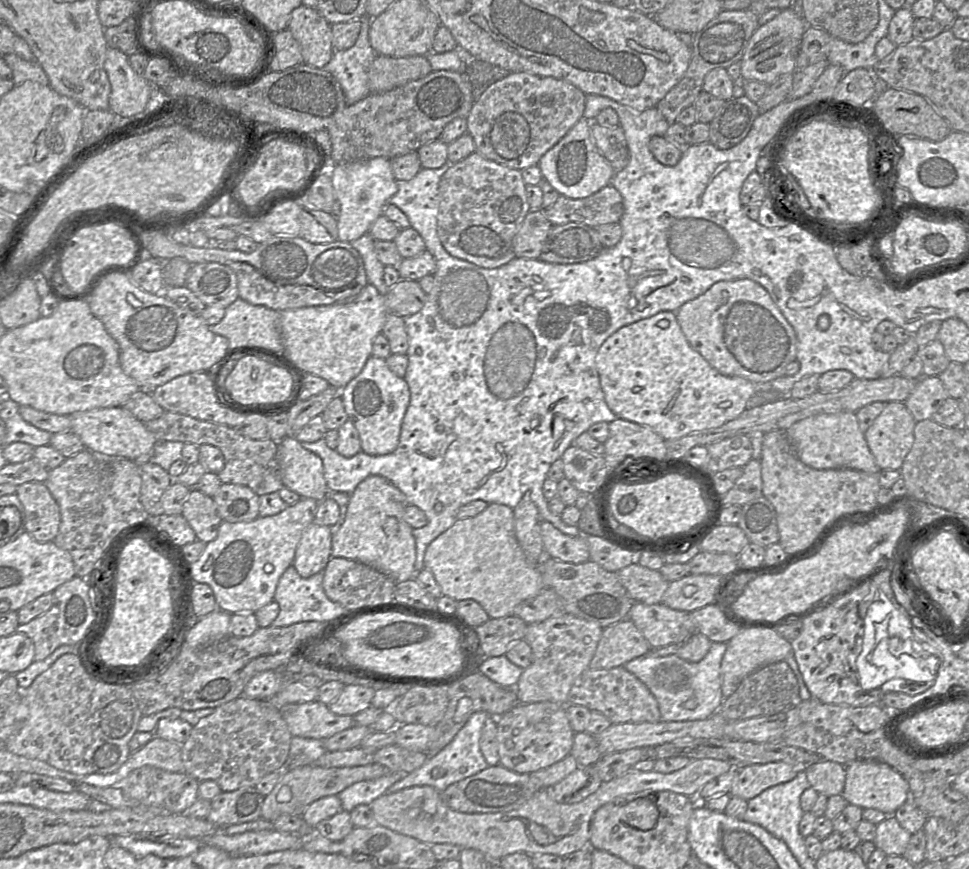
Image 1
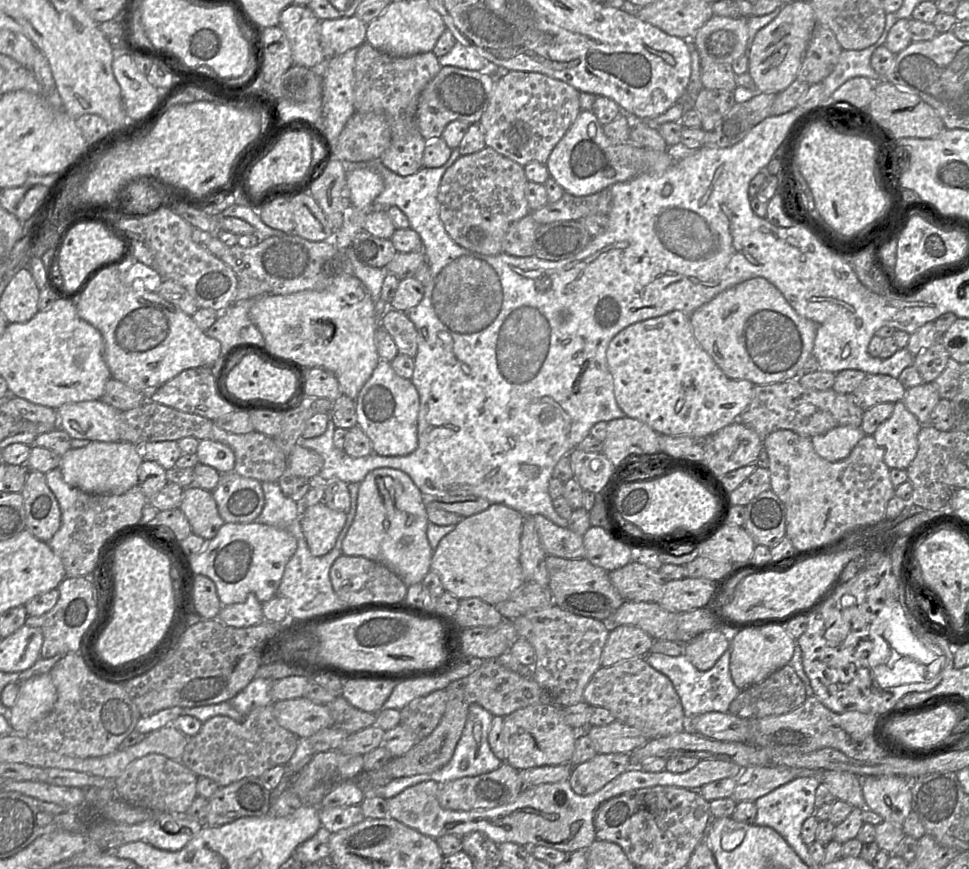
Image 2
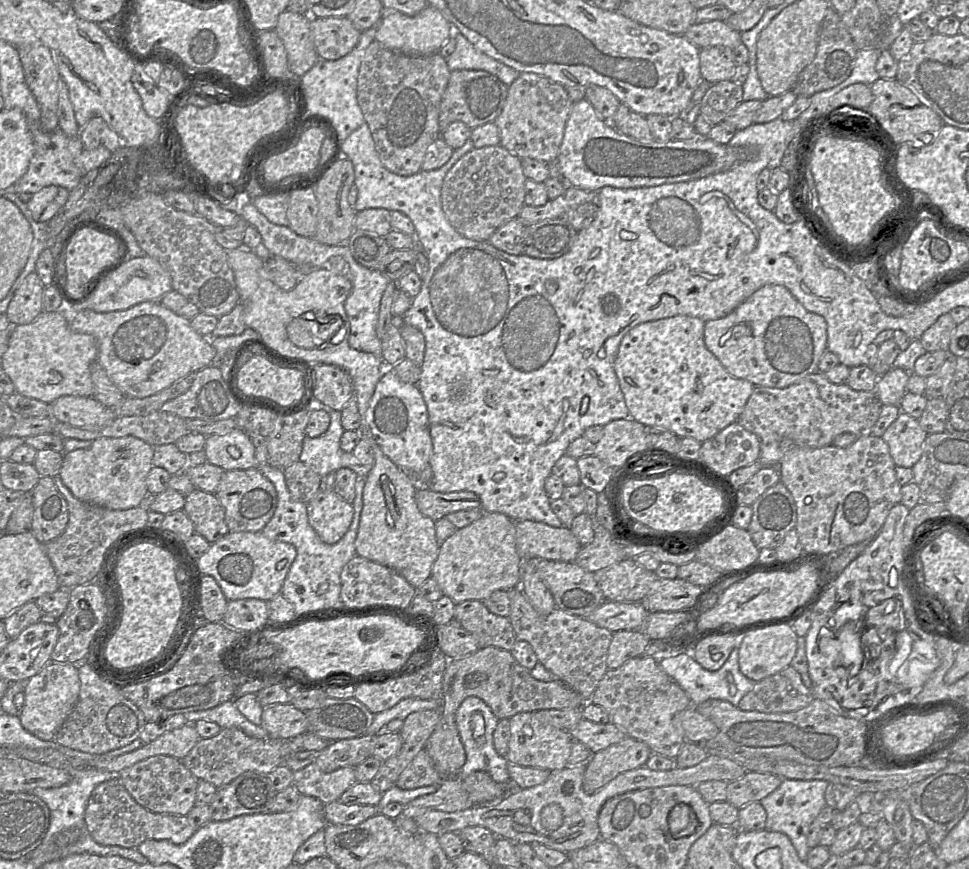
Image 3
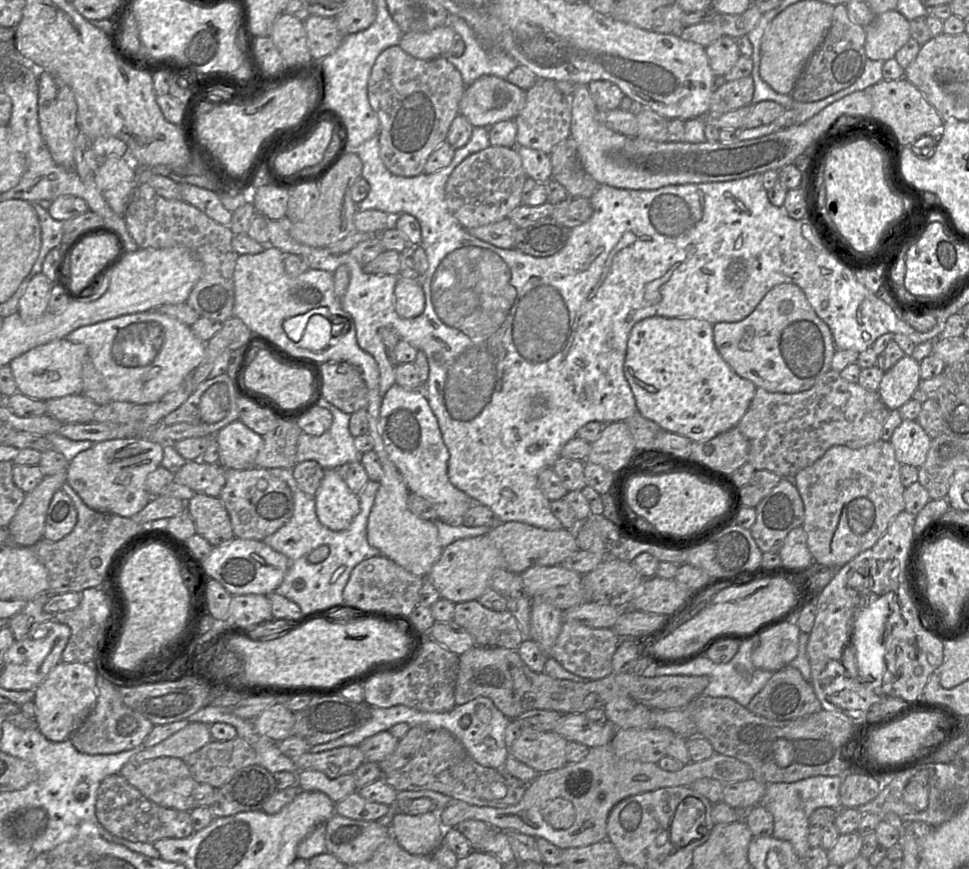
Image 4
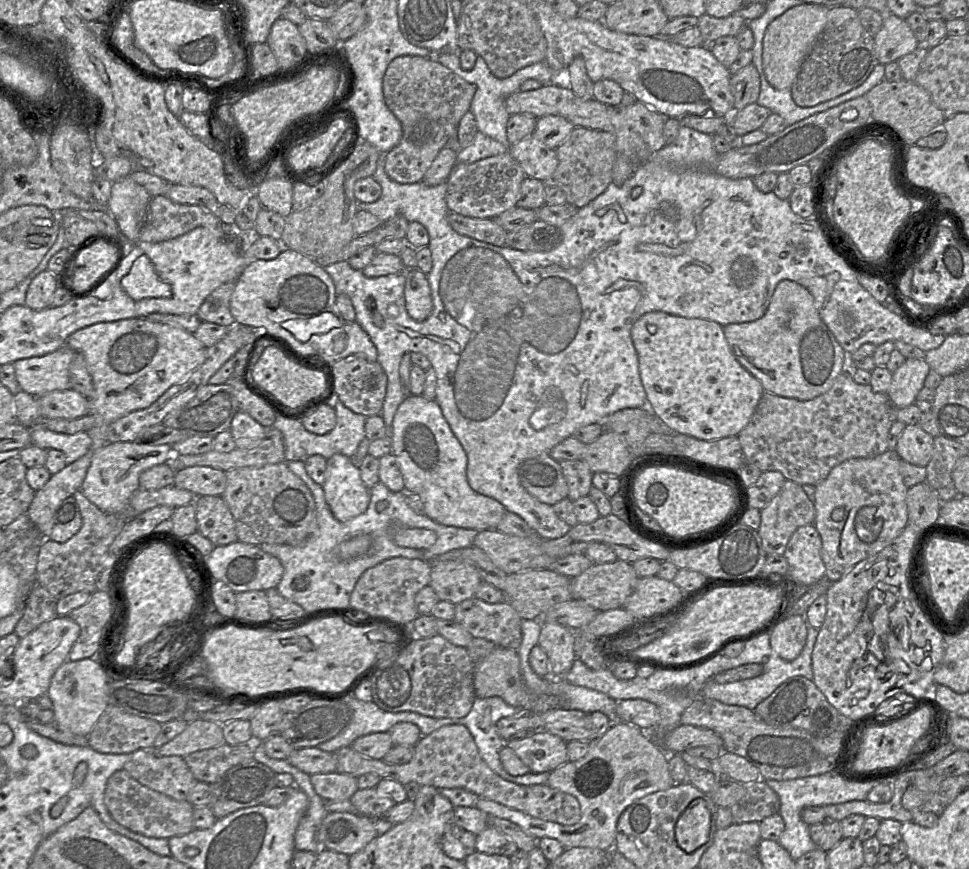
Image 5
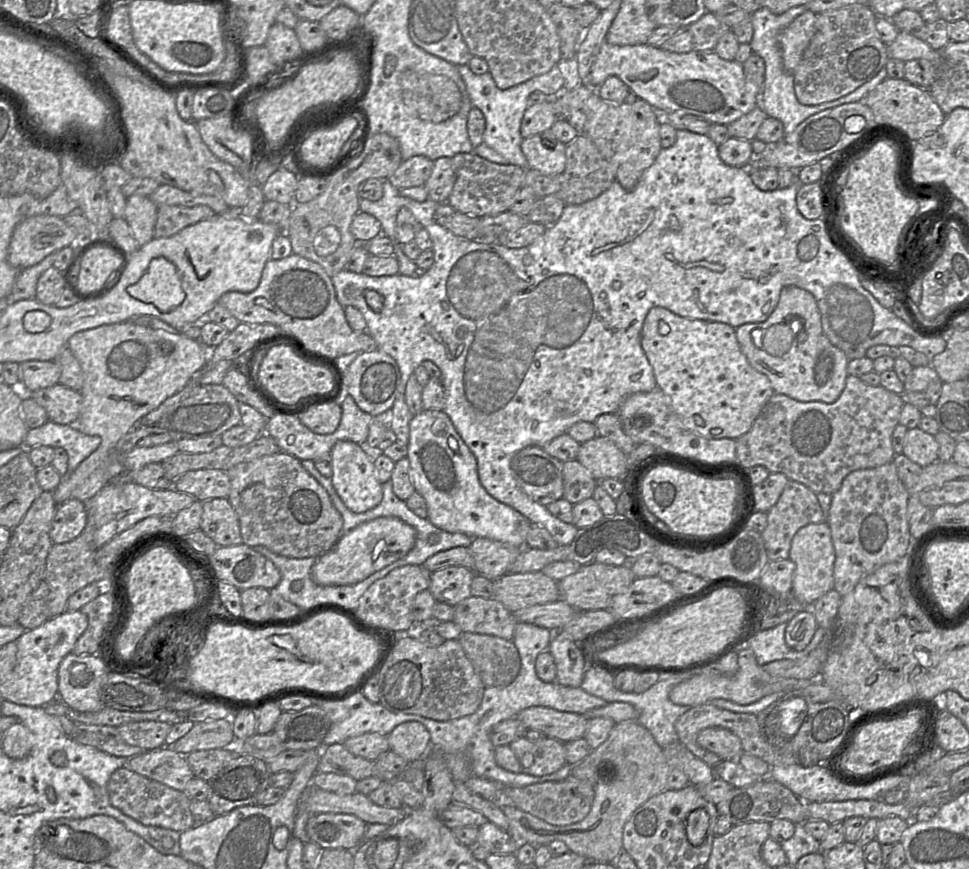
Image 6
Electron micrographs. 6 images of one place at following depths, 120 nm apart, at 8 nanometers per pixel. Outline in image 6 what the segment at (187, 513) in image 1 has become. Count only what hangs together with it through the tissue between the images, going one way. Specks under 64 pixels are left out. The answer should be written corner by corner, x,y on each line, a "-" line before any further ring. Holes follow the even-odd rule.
227,498
203,502
202,530
218,547
242,544
238,516

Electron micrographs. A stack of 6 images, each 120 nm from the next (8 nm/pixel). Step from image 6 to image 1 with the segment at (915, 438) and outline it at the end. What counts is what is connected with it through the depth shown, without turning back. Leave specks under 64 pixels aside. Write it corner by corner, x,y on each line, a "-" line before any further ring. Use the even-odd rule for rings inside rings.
903,402
886,403
864,433
869,450
881,470
901,469
914,442
916,423

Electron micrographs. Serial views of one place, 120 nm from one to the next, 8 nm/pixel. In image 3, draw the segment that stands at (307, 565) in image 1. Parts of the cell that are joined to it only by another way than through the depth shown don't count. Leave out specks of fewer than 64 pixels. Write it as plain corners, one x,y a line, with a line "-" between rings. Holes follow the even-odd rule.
320,490
307,504
307,515
309,524
320,540
333,545
348,531
354,508
334,490

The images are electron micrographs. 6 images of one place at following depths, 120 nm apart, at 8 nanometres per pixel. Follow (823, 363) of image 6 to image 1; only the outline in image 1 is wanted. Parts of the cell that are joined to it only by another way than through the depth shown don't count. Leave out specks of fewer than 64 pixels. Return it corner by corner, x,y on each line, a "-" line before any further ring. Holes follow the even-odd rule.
751,279
723,280
705,293
684,303
676,312
677,321
690,346
718,372
763,384
784,375
787,364
796,359
797,337
768,291

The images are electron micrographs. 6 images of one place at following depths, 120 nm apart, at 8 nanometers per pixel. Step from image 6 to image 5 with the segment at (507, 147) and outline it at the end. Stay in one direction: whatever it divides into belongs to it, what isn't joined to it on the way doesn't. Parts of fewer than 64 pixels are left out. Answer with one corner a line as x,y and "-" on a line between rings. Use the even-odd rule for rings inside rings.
459,53
431,54
431,55
436,56
436,59
438,62
443,64
445,67
451,69
453,72
455,72
458,76
463,78
465,81
467,81
470,84
474,84
476,86
476,92
473,96
469,111
471,111
475,116
477,126
478,126
478,131
484,133
485,135
491,137
494,140
497,140
498,142
502,143
502,145
508,147
508,149
510,148
510,143
507,138
506,127
507,127
507,122
510,118
510,114
508,113
508,111
506,109
506,105
505,105
505,102
506,102
506,99
508,98
508,96
510,96
511,94
513,94
517,91
520,91
519,89
520,89
521,84
524,81
526,81
527,79
538,80
541,83
543,83
543,85
544,84
557,85
555,83
551,83
551,78
552,78
554,72
551,70
551,68
545,62
539,62
539,63
534,63
534,64
525,66
525,67
519,69
518,71
516,71
510,77
500,79
492,74
486,61
480,55
477,56
475,66
471,70
462,69
461,63
460,63
460,58
459,58

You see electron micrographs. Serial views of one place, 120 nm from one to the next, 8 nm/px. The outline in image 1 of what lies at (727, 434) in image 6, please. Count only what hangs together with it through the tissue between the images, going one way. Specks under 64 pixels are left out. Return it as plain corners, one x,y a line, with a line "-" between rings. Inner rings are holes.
661,311
619,328
603,342
595,364
609,408
619,418
646,426
664,440
677,440
734,420
747,409
748,400
759,386
743,377
723,375
713,368
690,346
673,311

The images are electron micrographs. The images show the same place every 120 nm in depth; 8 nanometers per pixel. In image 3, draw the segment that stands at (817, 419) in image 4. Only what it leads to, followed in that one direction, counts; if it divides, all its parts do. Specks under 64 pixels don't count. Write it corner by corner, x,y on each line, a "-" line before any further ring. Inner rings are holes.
815,372
784,388
755,386
737,421
760,439
758,461
763,466
779,467
780,460
792,444
818,448
831,445
835,437
845,432
858,437
872,435
882,405
876,392
857,391
847,384
834,384
825,377
824,372

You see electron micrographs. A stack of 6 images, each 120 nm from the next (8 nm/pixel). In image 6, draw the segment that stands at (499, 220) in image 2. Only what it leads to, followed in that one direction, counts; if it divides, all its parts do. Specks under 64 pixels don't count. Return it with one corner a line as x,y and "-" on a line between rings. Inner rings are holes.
458,153
452,158
455,183
447,203
466,215
482,218
509,211
524,186
526,170
513,164
499,164
475,153

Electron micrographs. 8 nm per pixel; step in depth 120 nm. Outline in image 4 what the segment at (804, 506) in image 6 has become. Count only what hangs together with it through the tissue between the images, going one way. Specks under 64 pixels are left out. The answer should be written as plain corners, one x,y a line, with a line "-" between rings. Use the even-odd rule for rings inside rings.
782,478
772,491
755,507
756,521
750,533
762,553
778,553
788,534
804,522
804,505
793,479

